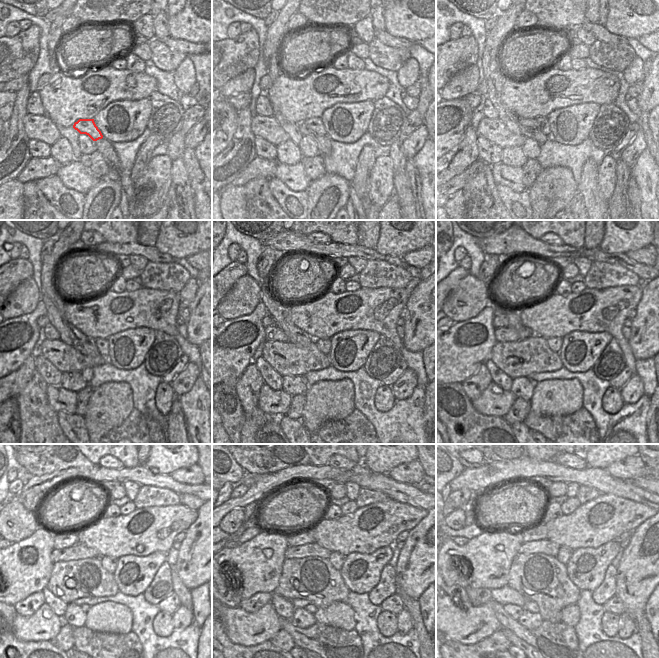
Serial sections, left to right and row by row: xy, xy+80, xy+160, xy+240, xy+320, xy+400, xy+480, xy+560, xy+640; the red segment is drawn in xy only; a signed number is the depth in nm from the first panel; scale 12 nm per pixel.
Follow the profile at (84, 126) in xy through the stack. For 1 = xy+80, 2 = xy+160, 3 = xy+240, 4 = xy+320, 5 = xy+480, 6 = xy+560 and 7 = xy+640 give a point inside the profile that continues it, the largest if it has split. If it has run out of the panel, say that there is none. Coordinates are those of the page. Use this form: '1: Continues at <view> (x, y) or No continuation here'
1: Continues at xy+80 (314, 124)
2: Continues at xy+160 (543, 126)
3: Continues at xy+240 (102, 345)
4: Continues at xy+320 (324, 345)
5: Continues at xy+480 (109, 564)
6: Continues at xy+560 (337, 559)
7: Continues at xy+640 (565, 553)

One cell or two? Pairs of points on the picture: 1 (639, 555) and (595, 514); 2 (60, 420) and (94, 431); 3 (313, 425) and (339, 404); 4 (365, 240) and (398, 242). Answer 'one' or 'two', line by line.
1: two
2: two
3: one
4: two

